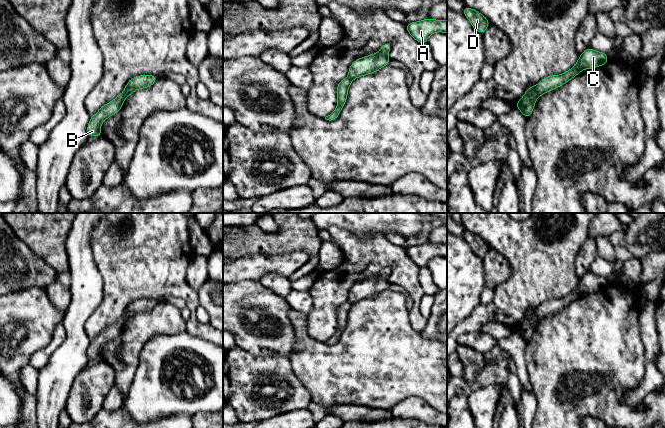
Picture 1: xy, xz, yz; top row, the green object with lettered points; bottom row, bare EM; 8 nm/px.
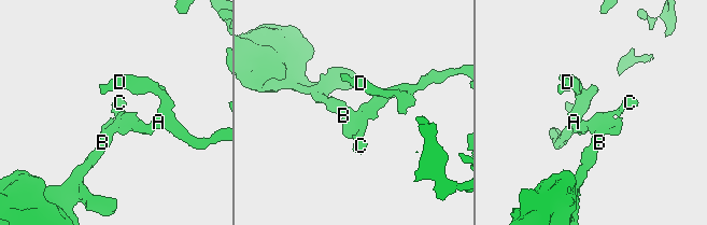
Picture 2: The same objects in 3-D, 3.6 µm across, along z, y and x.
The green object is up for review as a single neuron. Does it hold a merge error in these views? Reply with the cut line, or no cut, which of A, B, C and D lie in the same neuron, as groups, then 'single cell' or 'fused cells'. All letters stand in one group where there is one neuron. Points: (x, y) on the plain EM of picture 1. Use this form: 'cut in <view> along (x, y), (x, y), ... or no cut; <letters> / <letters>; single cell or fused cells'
cut in xy along (126, 311), (124, 322); A D / B C; fused cells

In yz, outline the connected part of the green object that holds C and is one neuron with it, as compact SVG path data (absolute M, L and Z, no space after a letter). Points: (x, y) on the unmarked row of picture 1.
M587 272L578 282L577 287L568 295L560 299L547 300L536 311L536 320L539 322L548 315L561 311L577 300L582 294L593 293L606 288L609 282L606 277Z

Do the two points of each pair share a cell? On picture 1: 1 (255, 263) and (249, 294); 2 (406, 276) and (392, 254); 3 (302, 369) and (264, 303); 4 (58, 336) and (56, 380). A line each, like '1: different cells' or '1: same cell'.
1: different cells
2: same cell
3: different cells
4: different cells

